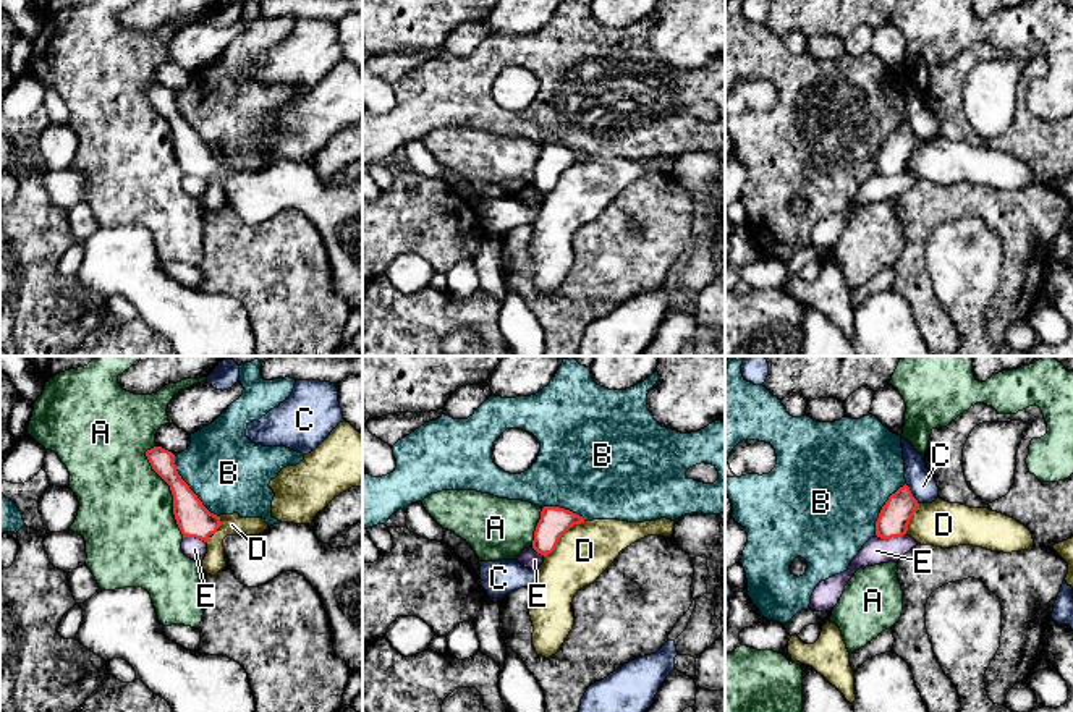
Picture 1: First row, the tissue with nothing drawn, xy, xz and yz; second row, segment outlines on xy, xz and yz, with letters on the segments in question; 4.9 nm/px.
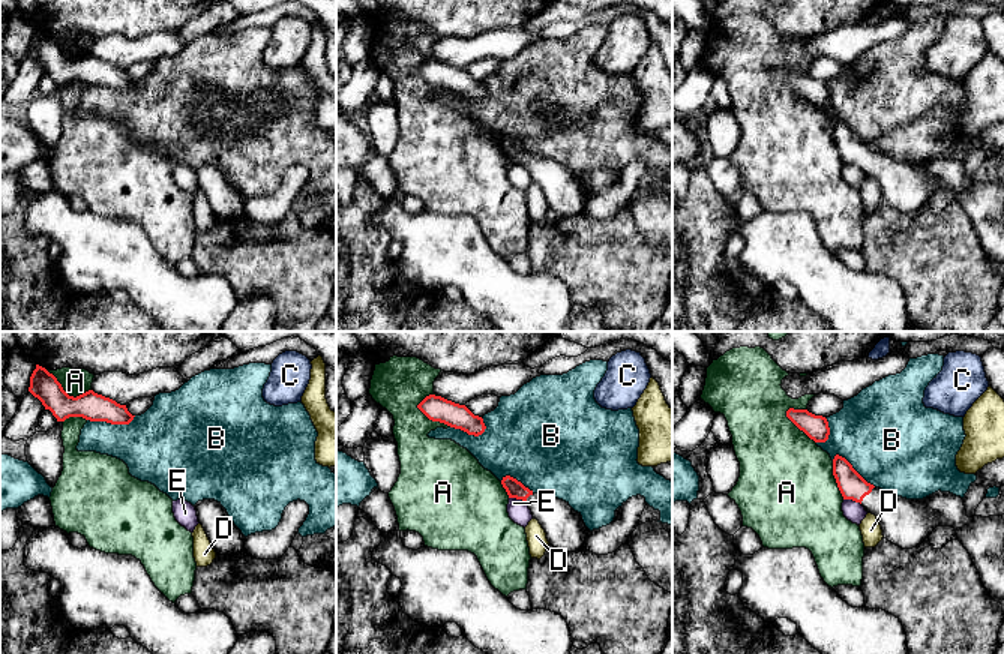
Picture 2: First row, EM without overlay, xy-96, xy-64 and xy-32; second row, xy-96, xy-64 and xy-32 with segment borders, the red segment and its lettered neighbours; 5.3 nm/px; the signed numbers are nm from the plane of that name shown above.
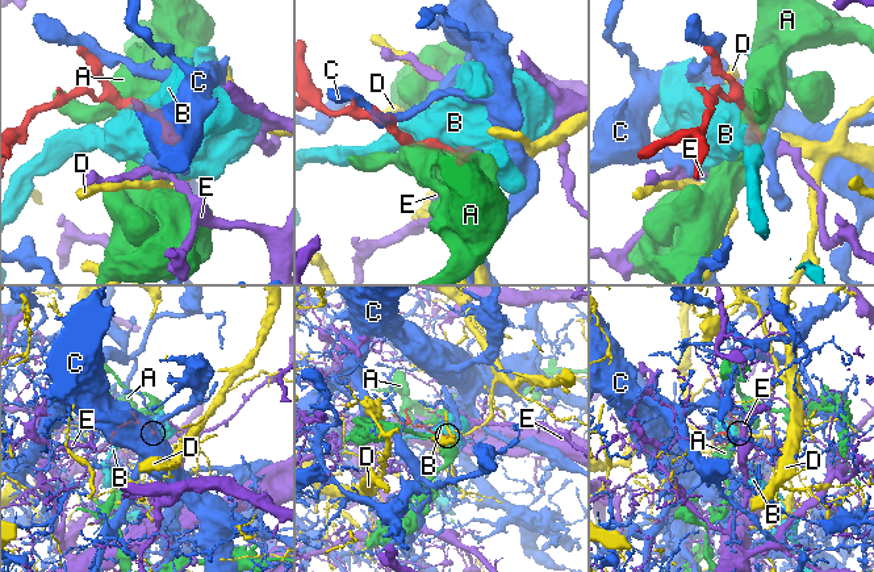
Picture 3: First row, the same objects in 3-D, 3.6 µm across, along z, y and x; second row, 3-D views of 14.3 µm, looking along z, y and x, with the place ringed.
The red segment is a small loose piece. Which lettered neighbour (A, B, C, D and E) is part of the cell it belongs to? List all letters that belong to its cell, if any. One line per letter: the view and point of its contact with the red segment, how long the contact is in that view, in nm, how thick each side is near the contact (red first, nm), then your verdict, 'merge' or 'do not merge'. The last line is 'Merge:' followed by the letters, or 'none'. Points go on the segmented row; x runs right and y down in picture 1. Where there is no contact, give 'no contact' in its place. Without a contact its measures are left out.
A: xy (170, 489) | 480 nm | 170/460 nm | do not merge
B: xy (190, 489) | 380 nm | 170/380 nm | do not merge
C: yz (911, 494) | 120 nm | 160/140 nm | do not merge
D: xz (562, 534) | 280 nm | 150/280 nm | do not merge
E: yz (890, 538) | 140 nm | 160/140 nm | do not merge
Merge: none

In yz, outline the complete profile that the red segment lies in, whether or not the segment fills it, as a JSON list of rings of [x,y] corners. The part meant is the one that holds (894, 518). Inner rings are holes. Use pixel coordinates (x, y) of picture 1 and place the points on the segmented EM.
[[[905,484],[889,497],[876,521],[876,536],[880,539],[901,537],[908,531],[918,500]]]

